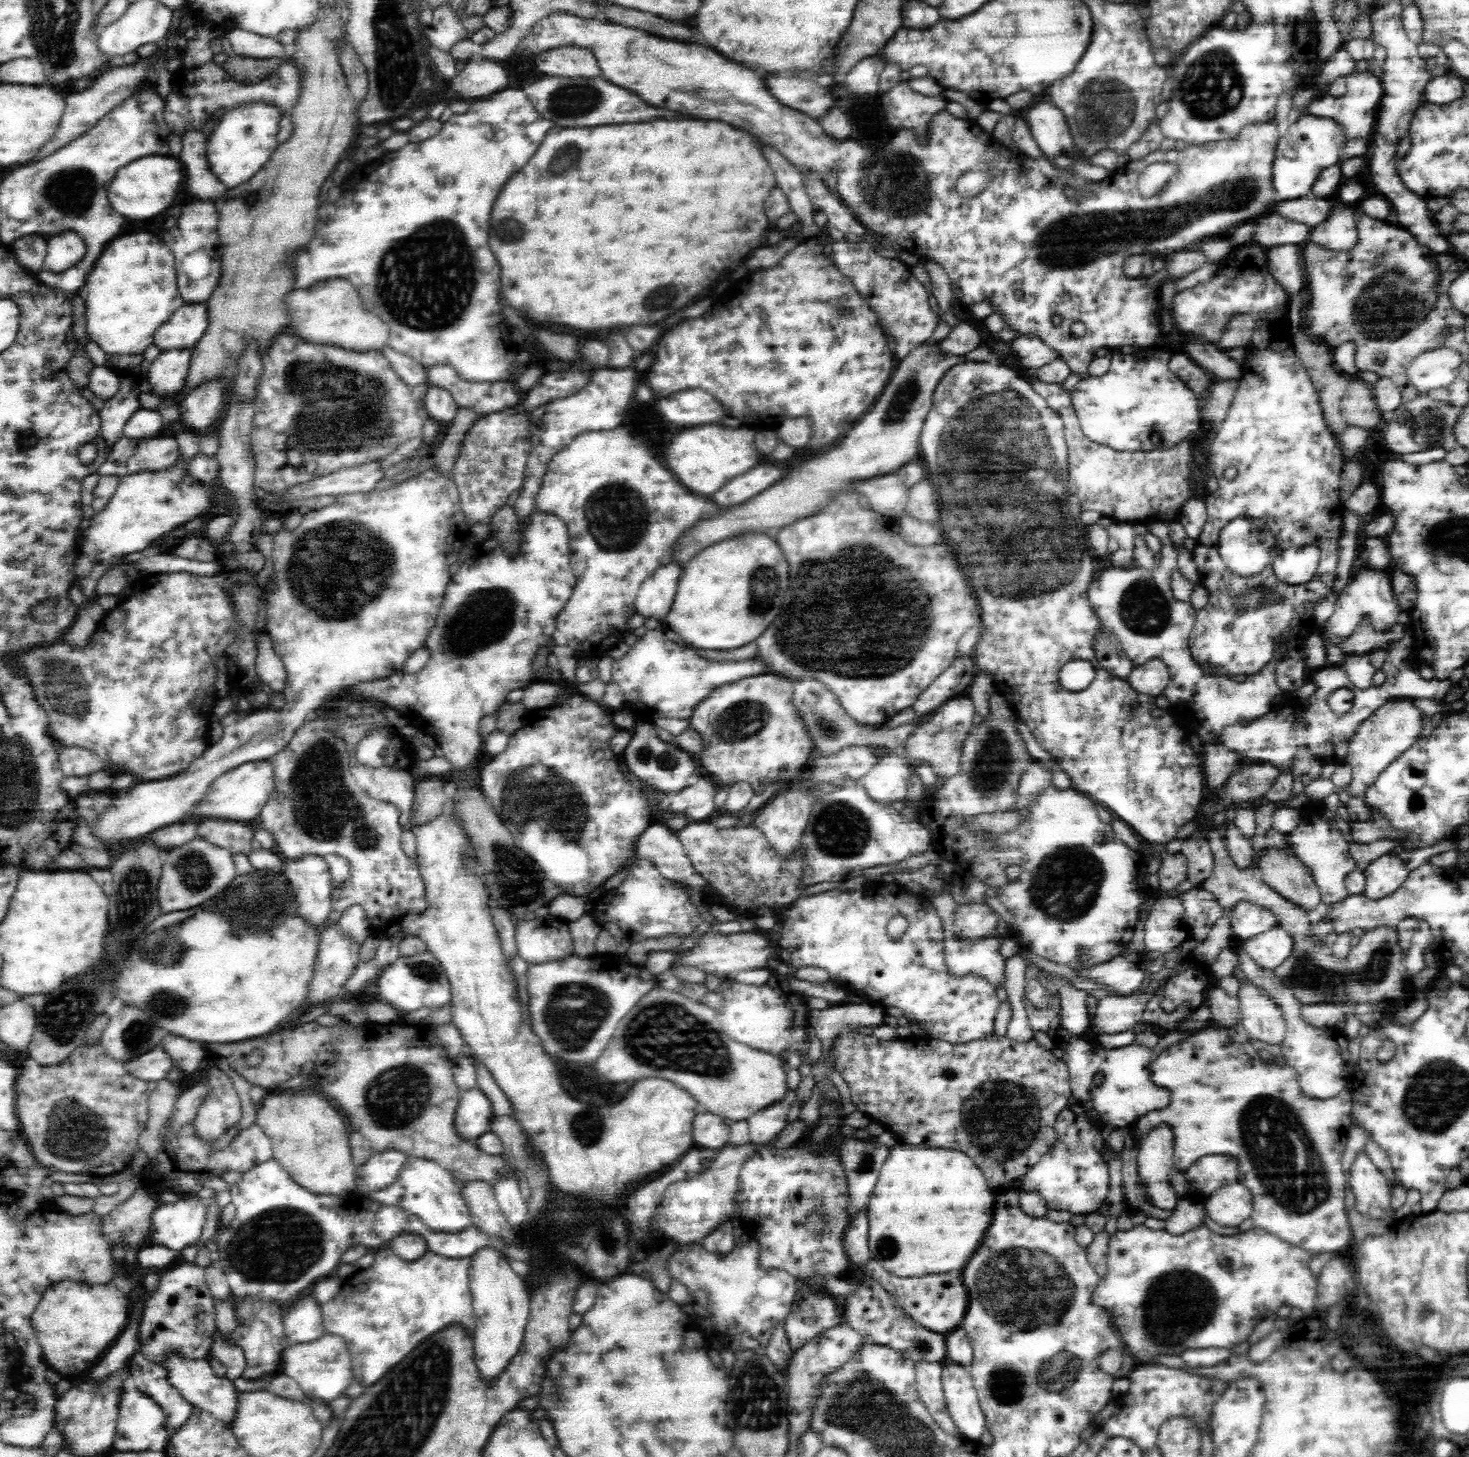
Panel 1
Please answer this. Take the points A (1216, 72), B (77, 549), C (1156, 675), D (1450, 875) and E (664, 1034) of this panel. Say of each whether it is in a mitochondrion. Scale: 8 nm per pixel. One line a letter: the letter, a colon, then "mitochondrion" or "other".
A: mitochondrion
B: other
C: other
D: other
E: mitochondrion

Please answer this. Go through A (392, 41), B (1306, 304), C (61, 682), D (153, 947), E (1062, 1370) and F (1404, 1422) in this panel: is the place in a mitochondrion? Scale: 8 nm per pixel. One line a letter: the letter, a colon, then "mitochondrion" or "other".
A: mitochondrion
B: other
C: mitochondrion
D: mitochondrion
E: mitochondrion
F: other

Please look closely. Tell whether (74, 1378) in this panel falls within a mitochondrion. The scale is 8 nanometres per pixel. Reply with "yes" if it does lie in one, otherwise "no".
no

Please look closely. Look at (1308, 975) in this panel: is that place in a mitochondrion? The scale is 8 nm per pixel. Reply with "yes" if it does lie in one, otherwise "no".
yes

